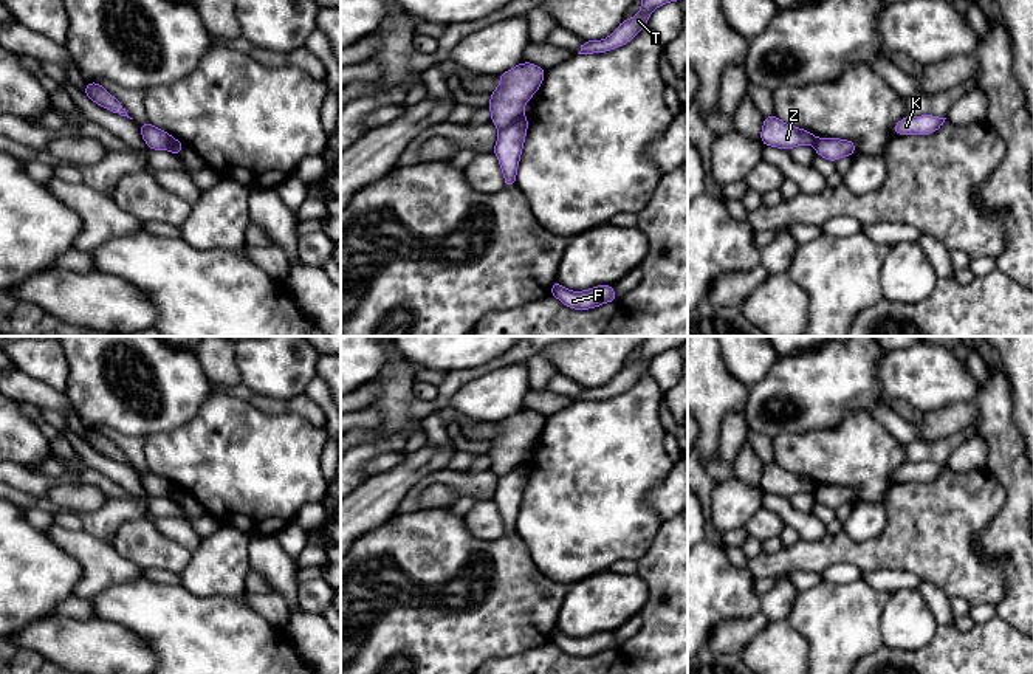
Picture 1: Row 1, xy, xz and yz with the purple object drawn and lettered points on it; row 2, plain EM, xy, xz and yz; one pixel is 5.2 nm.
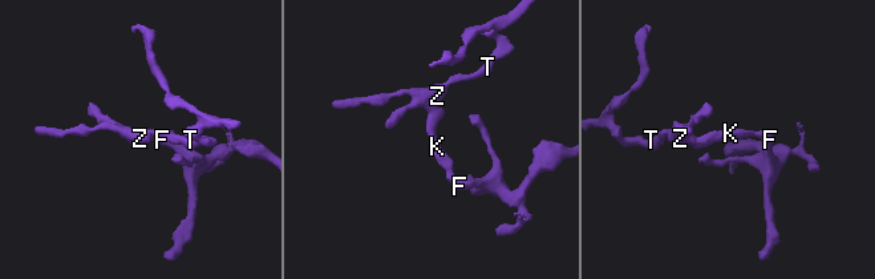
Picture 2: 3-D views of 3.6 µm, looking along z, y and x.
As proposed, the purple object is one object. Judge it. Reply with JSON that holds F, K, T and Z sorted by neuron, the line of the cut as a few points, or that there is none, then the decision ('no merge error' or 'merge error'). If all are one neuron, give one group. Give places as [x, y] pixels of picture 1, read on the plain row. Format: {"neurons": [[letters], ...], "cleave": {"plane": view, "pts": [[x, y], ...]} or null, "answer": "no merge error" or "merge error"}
{"neurons": [["F", "K"], ["T", "Z"]], "cleave": {"plane": "xz", "pts": [[522, 462], [499, 477]]}, "answer": "merge error"}

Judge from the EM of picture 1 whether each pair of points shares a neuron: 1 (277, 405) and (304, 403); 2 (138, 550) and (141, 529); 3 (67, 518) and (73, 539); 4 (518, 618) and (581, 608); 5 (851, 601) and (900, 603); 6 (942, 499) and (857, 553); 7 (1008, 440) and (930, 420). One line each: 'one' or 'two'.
1: one
2: one
3: two
4: two
5: two
6: one
7: two

